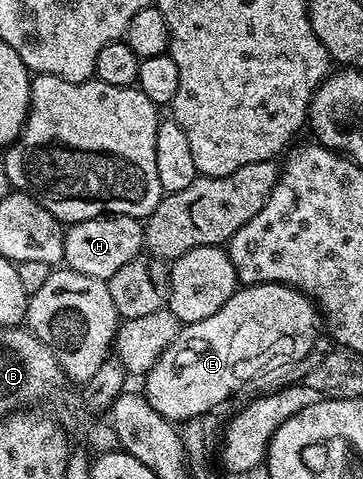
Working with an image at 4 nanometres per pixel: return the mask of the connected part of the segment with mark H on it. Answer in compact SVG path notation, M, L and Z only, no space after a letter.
M107 216L84 220L65 228L63 242L64 267L79 274L91 274L91 278L109 281L111 274L119 270L131 258L142 255L145 248L145 225L136 216Z

